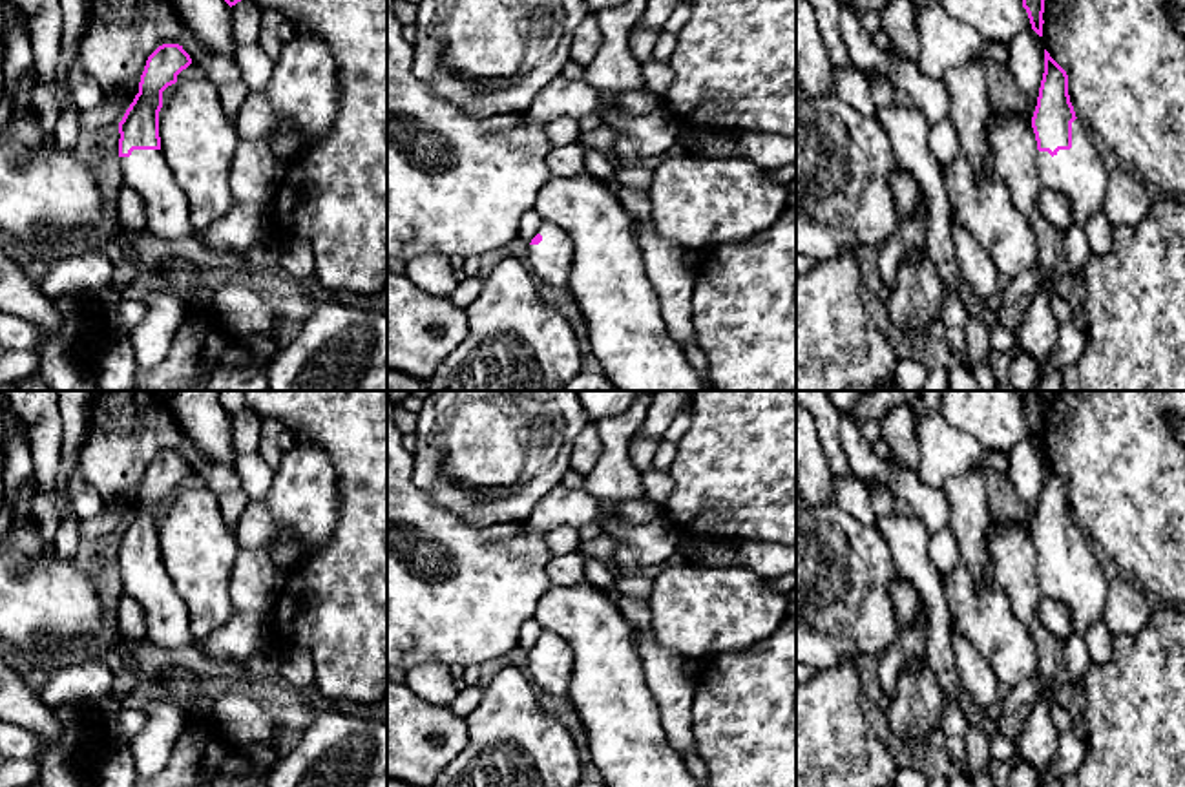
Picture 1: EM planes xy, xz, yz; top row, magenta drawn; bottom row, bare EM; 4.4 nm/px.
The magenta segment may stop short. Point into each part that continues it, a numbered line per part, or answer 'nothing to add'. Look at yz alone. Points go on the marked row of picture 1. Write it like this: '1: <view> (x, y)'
1: yz (1080, 174)

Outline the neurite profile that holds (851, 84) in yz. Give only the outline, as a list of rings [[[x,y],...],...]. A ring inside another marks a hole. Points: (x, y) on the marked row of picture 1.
[[[851,66],[849,69],[834,69],[833,82],[838,99],[845,100],[869,119],[876,117],[873,91],[864,71],[856,69],[855,66]]]

